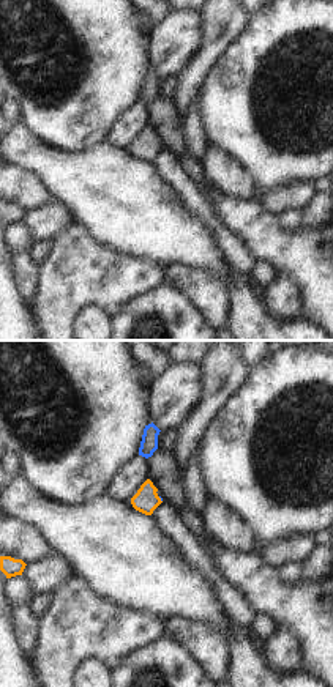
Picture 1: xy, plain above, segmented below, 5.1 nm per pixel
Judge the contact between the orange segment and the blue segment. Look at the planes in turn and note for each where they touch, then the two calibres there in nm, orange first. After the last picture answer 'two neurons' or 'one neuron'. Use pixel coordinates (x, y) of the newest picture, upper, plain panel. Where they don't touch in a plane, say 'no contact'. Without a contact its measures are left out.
contact (160, 147); calibres 120 and 20 nm

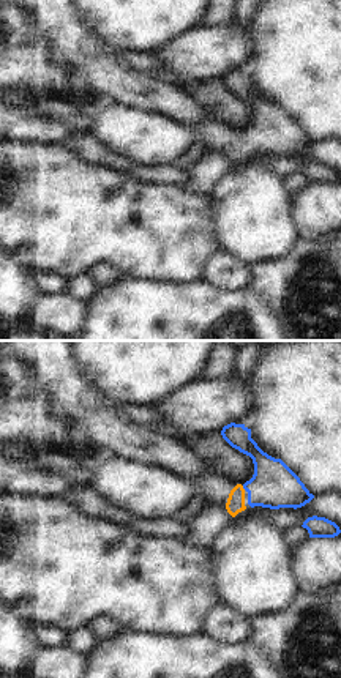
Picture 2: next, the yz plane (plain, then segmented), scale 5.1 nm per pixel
contact (242, 134); calibres 100 and 240 nm

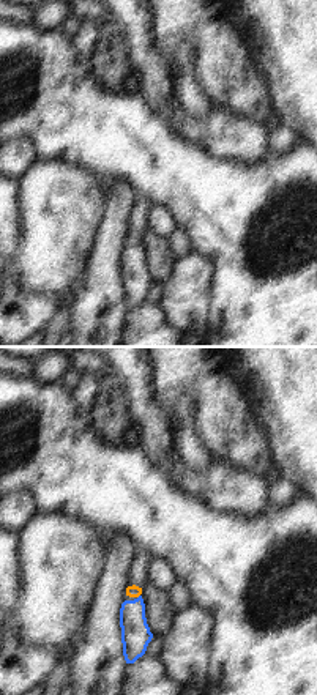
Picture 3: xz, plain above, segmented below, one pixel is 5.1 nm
no contact

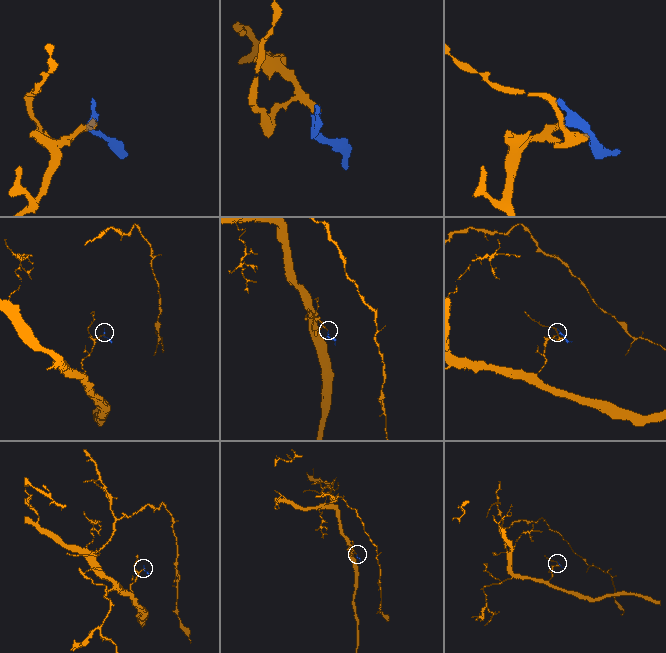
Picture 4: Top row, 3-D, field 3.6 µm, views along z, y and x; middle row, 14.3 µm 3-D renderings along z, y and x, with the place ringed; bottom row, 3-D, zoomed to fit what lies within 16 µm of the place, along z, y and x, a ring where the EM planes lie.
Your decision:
one neuron

